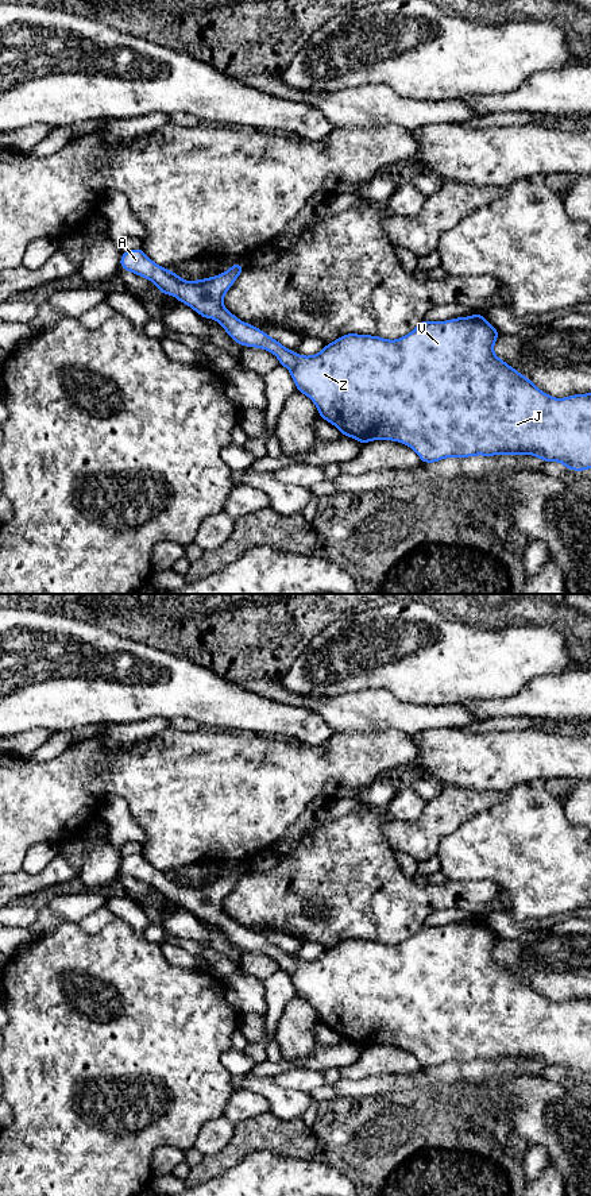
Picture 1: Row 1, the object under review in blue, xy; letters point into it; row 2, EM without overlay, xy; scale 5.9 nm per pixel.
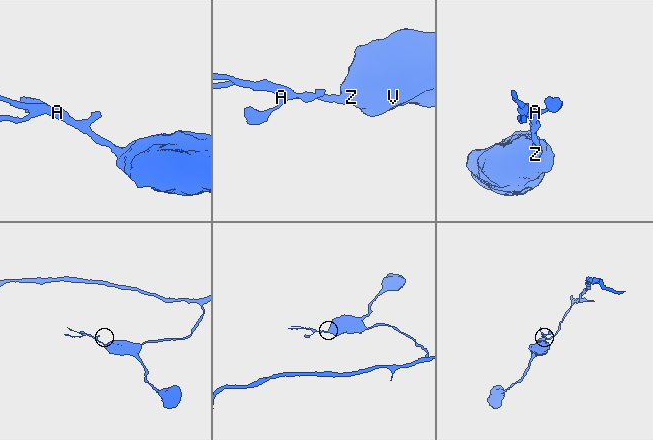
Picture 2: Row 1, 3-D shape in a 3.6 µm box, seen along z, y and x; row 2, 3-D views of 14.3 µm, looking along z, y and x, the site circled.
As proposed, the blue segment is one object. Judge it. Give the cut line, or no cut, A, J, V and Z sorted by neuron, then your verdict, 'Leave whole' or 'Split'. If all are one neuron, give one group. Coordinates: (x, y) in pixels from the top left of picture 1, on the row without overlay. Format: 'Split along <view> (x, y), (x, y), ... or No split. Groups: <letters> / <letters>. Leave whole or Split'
No split. Groups: A J V Z. Leave whole

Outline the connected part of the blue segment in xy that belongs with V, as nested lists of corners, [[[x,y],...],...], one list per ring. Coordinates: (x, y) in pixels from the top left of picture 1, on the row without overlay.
[[[142,853],[125,856],[120,872],[140,880],[174,900],[204,923],[216,925],[240,950],[263,953],[274,958],[286,972],[297,995],[317,1011],[321,1023],[337,1031],[343,1041],[362,1049],[372,1045],[393,1045],[409,1050],[422,1068],[445,1062],[533,1060],[546,1066],[563,1068],[567,1075],[591,1073],[591,998],[555,1003],[541,996],[529,983],[499,964],[492,953],[499,937],[476,918],[447,926],[421,926],[410,938],[395,945],[379,941],[345,938],[327,949],[318,958],[304,961],[282,950],[262,934],[247,929],[224,913],[224,899],[246,873],[233,868],[229,875],[197,886],[184,886],[178,879],[152,867]]]

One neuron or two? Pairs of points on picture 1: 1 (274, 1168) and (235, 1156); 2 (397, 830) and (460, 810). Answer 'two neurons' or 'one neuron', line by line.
1: two neurons
2: one neuron

